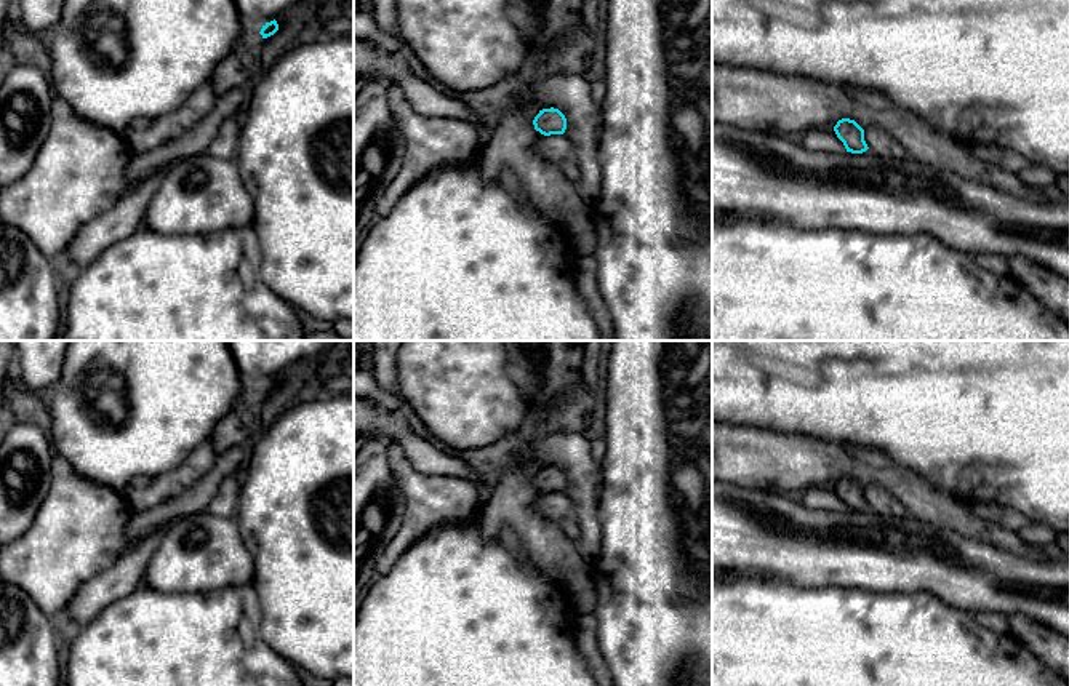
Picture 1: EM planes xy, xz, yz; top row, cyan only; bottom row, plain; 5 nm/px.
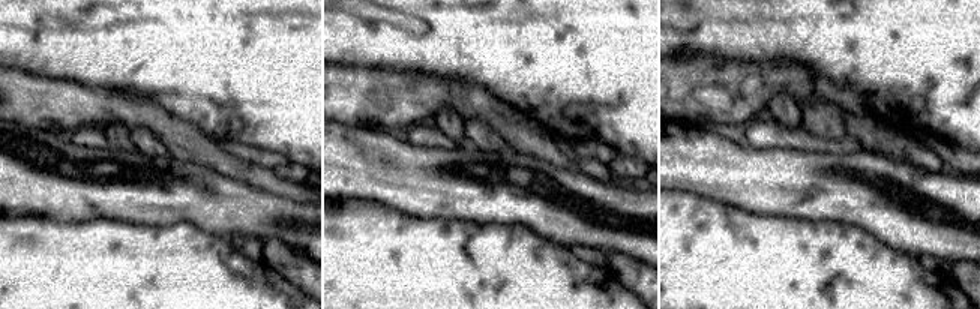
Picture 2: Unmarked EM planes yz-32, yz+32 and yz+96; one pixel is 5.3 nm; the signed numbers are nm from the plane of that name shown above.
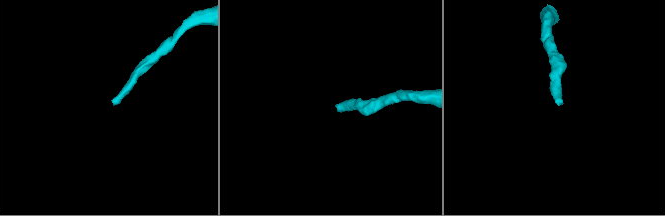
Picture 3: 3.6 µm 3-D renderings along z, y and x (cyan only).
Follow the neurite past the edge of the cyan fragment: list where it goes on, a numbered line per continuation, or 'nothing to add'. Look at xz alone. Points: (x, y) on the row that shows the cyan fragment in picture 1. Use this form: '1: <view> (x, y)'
nothing to add

